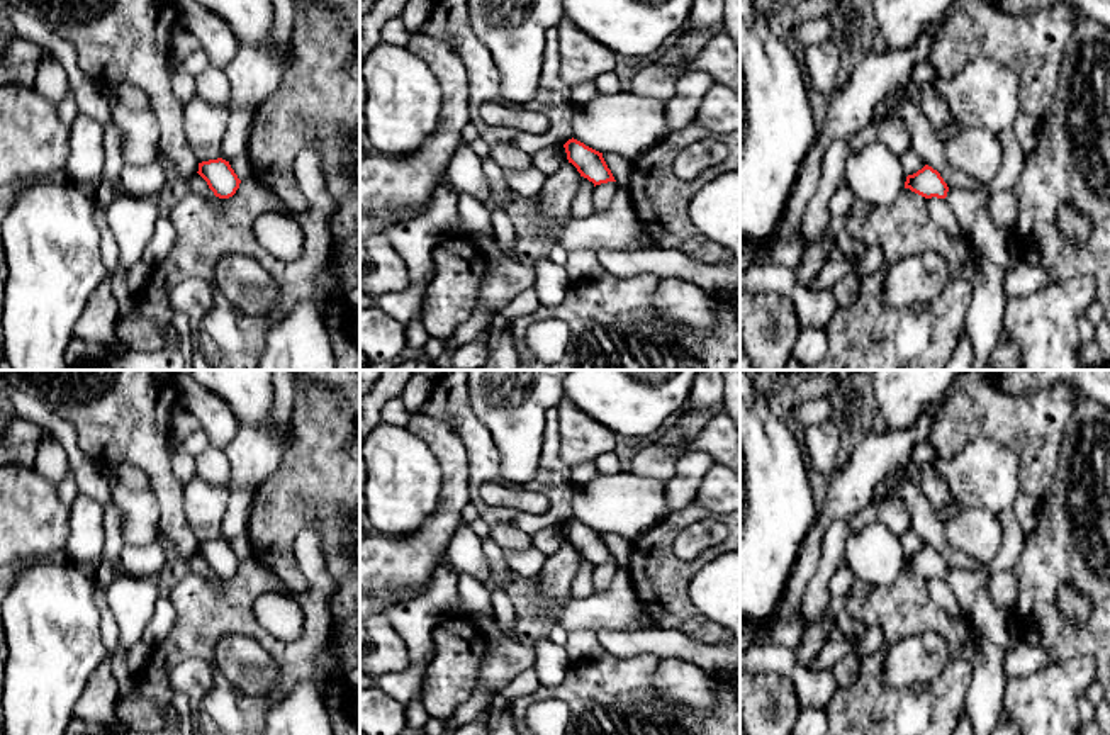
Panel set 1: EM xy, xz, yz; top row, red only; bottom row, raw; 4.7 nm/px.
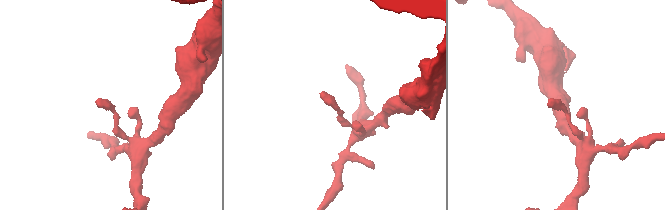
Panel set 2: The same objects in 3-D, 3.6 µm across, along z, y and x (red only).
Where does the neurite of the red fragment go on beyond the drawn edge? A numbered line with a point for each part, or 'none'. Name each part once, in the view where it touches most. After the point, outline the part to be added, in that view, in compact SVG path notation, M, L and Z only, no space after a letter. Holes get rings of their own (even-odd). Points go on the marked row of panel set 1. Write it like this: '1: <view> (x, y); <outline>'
none

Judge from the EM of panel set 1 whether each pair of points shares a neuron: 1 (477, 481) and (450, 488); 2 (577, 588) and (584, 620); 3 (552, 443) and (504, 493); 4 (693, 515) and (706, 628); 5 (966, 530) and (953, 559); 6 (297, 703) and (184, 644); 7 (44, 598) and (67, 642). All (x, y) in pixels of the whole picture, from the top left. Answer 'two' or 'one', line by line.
1: two
2: two
3: two
4: one
5: two
6: two
7: one

